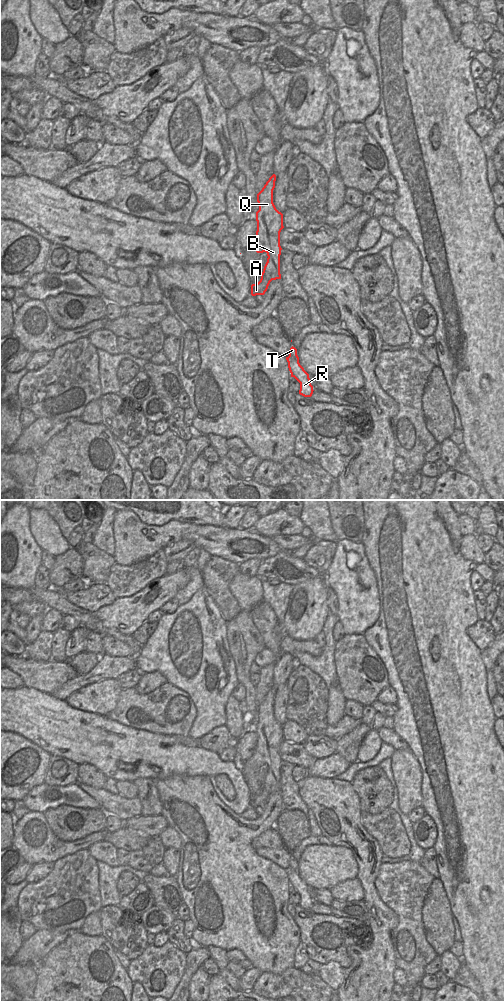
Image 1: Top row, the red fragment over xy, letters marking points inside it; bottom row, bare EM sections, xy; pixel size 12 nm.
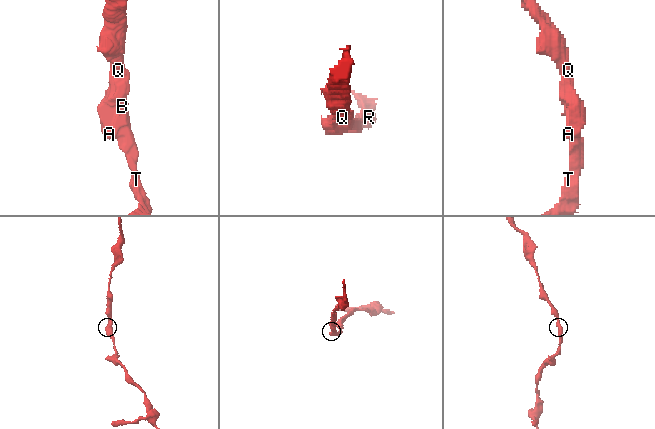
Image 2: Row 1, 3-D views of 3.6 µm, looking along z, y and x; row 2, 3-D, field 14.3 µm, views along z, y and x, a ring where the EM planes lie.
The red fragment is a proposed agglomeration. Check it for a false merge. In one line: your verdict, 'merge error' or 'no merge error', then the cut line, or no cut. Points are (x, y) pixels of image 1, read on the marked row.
no merge error | no cut

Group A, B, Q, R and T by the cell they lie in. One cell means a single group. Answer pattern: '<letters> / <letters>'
A B Q R T

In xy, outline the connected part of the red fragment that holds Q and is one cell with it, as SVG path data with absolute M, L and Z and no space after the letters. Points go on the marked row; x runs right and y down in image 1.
M273 174L262 190L257 194L259 210L256 212L257 231L249 248L257 253L267 253L267 262L258 283L251 285L251 295L264 295L272 280L281 279L280 274L280 232L283 226L283 214L273 203L273 190L276 175Z

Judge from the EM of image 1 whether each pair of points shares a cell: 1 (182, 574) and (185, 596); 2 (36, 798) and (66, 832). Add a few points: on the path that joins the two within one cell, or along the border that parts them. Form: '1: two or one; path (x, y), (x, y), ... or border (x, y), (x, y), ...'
1: two; border (187, 568), (188, 582), (173, 597)
2: two; border (69, 804), (60, 804), (43, 812)

